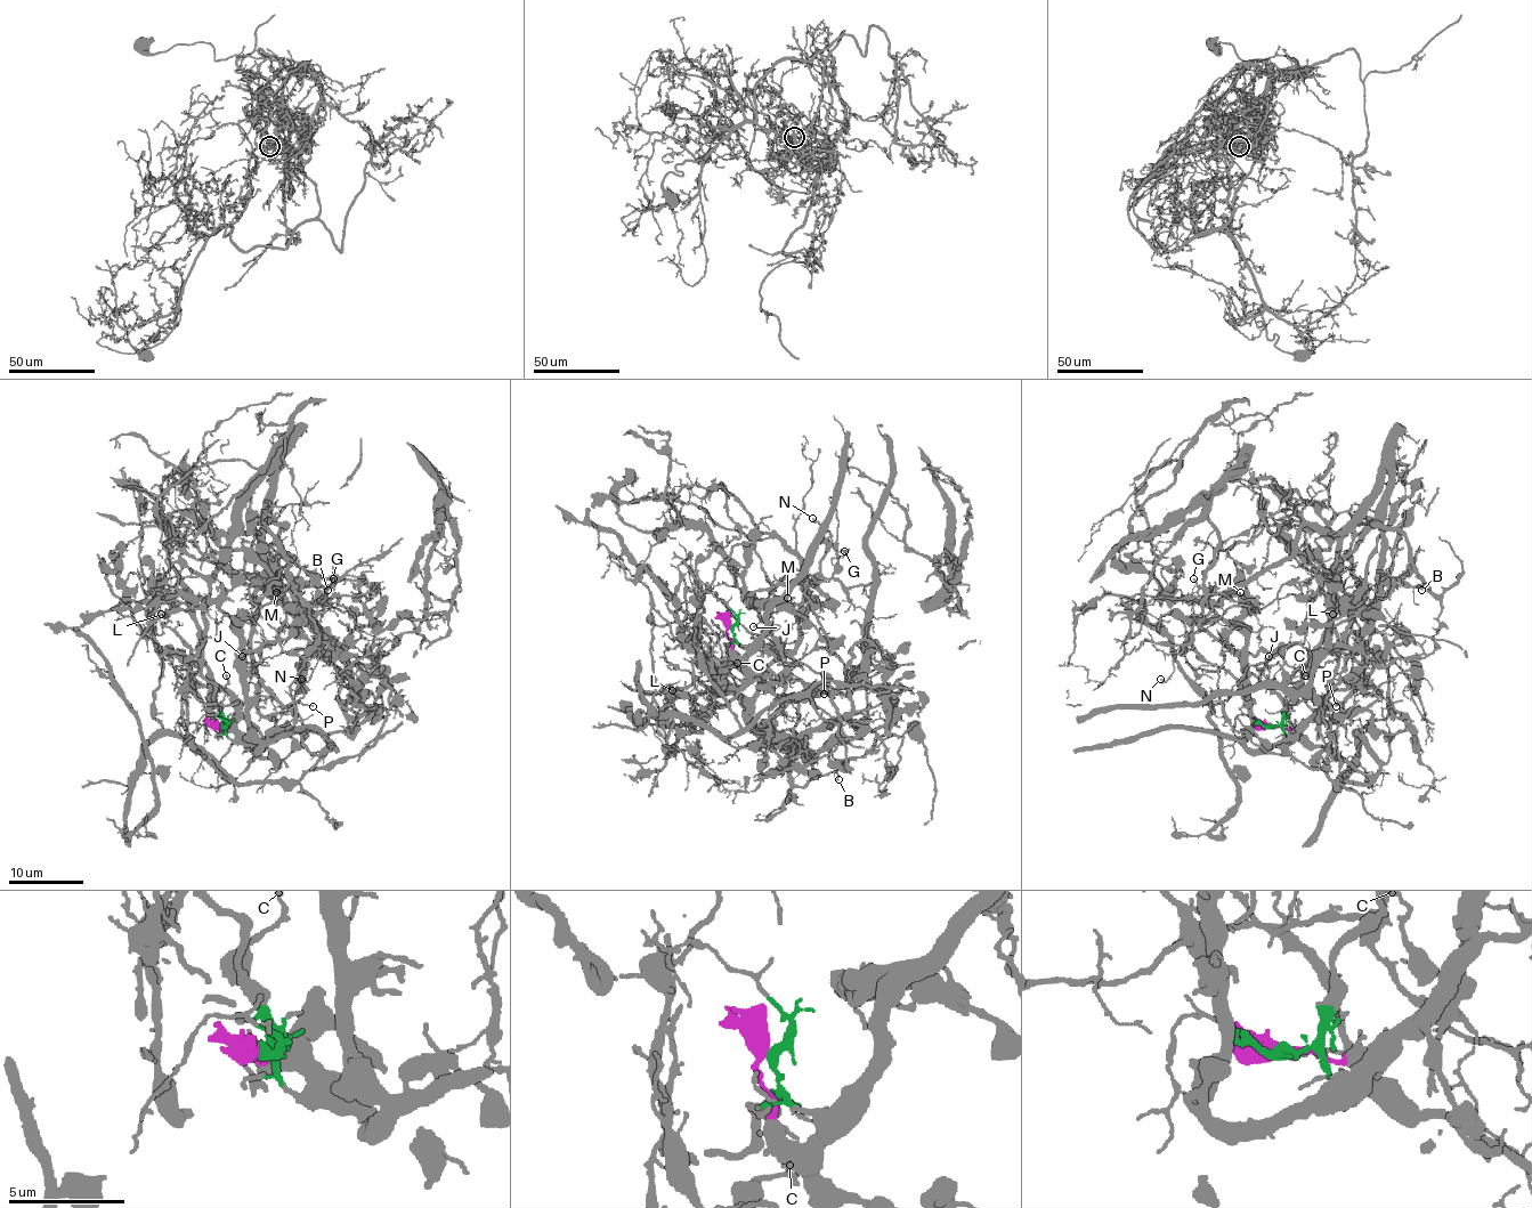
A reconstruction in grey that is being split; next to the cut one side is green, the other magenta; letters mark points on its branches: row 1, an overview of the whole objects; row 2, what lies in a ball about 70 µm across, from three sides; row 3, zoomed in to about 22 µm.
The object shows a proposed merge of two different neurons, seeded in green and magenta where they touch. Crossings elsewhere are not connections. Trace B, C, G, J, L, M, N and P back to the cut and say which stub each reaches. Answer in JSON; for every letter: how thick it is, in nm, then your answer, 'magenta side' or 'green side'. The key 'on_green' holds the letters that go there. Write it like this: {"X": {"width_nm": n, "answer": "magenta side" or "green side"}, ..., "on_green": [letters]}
{"B": {"width_nm": 140, "answer": "green side"}, "C": {"width_nm": 160, "answer": "magenta side"}, "G": {"width_nm": 90, "answer": "green side"}, "J": {"width_nm": 140, "answer": "green side"}, "L": {"width_nm": 240, "answer": "magenta side"}, "M": {"width_nm": 90, "answer": "green side"}, "N": {"width_nm": 130, "answer": "green side"}, "P": {"width_nm": 120, "answer": "green side"}, "on_green": ["B", "G", "J", "M", "N", "P"]}

